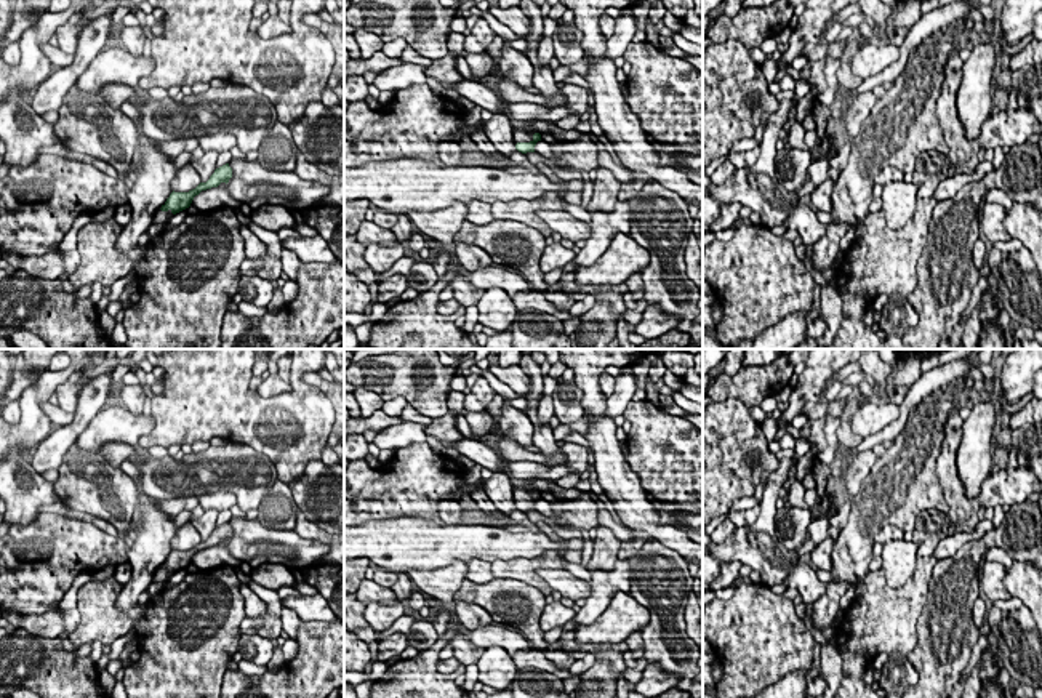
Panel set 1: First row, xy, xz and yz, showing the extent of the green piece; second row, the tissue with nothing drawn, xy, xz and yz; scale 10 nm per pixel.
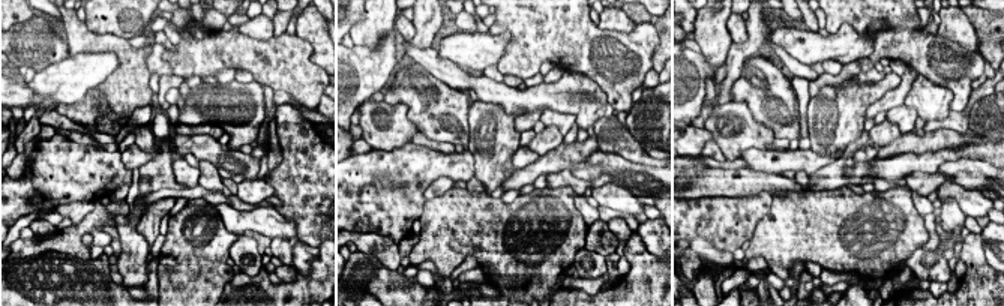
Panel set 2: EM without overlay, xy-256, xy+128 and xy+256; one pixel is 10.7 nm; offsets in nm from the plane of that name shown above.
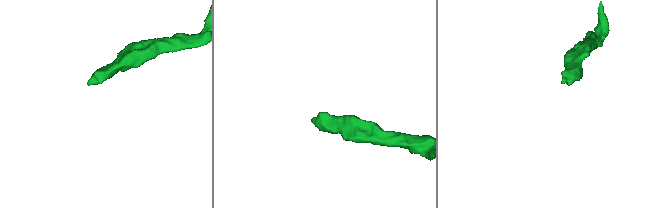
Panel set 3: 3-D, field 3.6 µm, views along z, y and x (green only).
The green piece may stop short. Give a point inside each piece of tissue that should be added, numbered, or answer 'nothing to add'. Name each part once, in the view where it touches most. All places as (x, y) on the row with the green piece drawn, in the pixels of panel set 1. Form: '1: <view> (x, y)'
1: xz (519, 135)

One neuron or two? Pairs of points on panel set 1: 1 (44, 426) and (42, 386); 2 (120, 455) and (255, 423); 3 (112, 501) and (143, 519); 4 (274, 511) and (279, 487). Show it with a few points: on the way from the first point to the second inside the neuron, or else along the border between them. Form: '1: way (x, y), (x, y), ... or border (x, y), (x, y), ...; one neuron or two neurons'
1: way (36, 417), (37, 396); one neuron
2: border (136, 447), (144, 452); two neurons
3: border (141, 490), (138, 508), (128, 527); two neurons
4: way (279, 505), (279, 493); one neuron

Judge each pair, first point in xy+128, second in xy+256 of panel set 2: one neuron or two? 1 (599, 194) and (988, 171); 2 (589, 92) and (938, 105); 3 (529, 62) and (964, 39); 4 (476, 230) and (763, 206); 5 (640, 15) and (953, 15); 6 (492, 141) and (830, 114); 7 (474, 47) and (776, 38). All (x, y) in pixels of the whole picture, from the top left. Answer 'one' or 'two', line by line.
1: two
2: one
3: two
4: two
5: two
6: one
7: one

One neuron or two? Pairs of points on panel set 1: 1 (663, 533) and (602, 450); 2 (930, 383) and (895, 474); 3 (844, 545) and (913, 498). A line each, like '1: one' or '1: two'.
1: one
2: two
3: one

